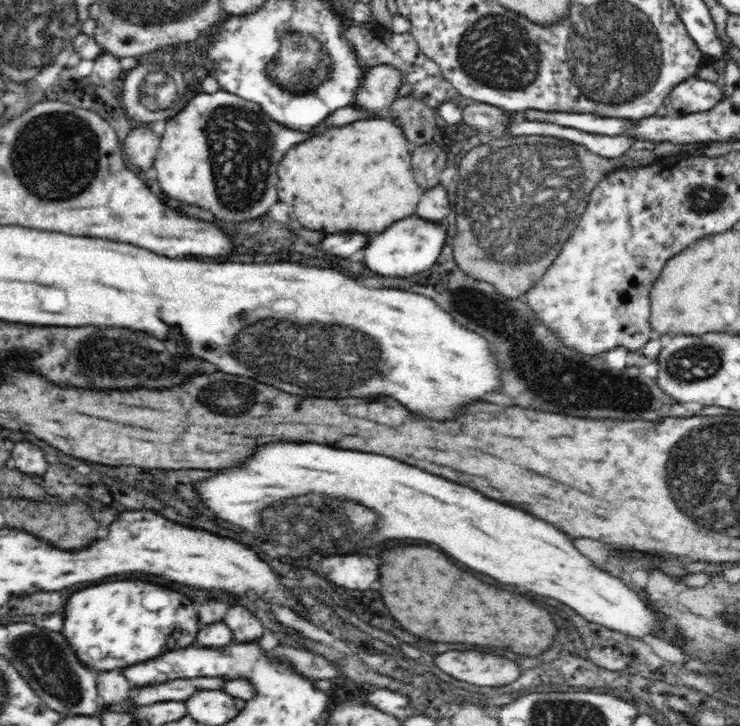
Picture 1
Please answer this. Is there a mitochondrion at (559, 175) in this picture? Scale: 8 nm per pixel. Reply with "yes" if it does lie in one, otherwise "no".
yes

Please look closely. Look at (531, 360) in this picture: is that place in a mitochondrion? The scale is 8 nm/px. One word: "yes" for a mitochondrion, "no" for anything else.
yes

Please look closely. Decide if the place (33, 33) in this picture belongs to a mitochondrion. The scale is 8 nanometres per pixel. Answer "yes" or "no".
yes

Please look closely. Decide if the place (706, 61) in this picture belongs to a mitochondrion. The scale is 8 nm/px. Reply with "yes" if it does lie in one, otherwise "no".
no

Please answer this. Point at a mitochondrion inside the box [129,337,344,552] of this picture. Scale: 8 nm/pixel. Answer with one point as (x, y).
(214, 394)

